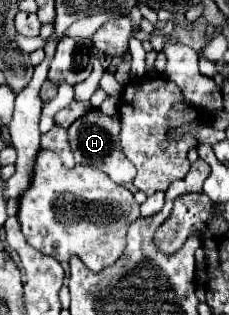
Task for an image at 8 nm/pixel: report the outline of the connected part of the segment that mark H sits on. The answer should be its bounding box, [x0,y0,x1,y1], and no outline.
[68,110,136,184]

